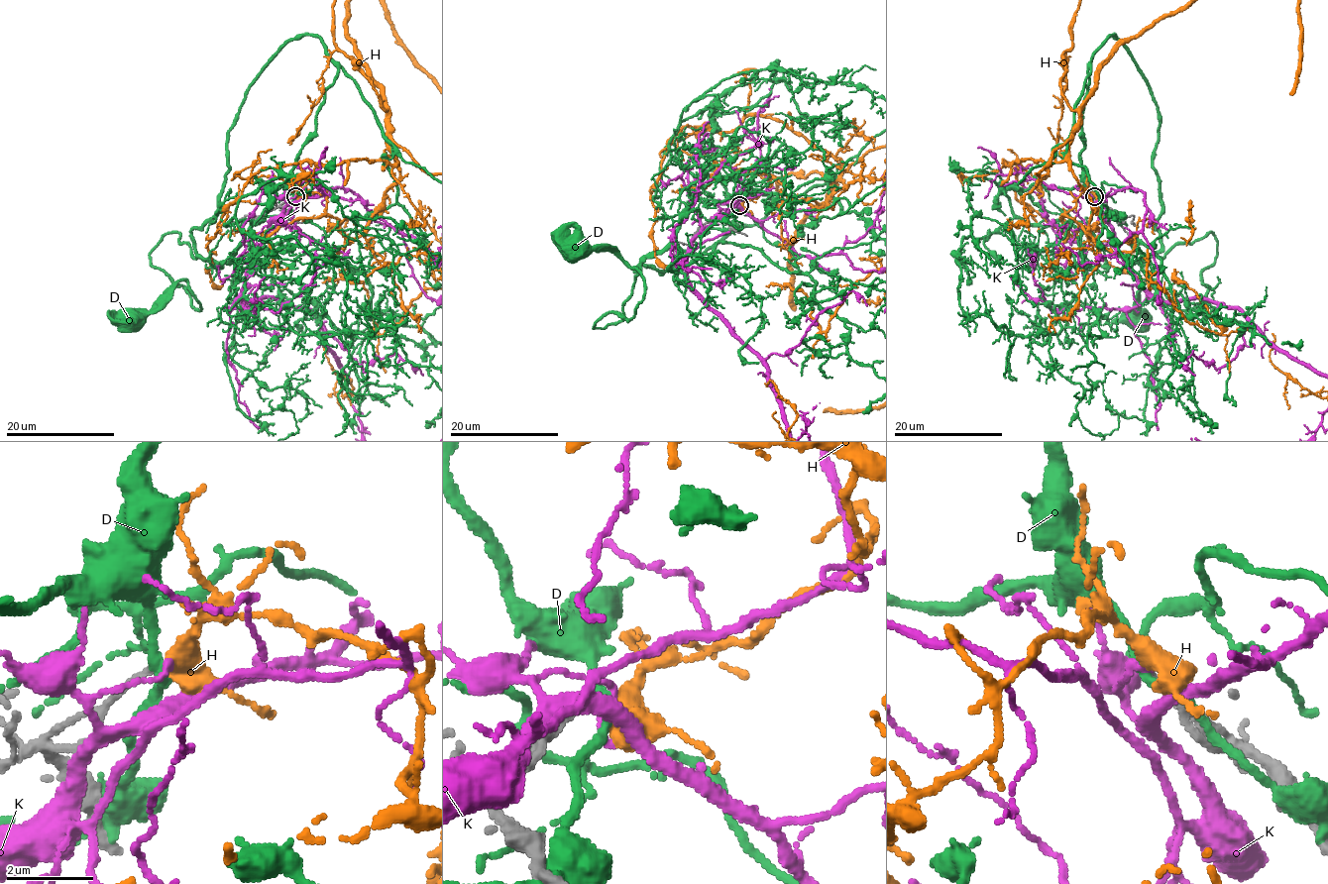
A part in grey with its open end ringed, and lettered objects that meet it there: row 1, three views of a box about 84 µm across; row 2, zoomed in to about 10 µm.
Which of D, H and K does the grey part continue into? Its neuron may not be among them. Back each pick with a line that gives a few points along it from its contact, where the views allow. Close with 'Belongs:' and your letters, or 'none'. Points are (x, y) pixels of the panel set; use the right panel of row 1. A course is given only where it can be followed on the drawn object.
Belongs: H

